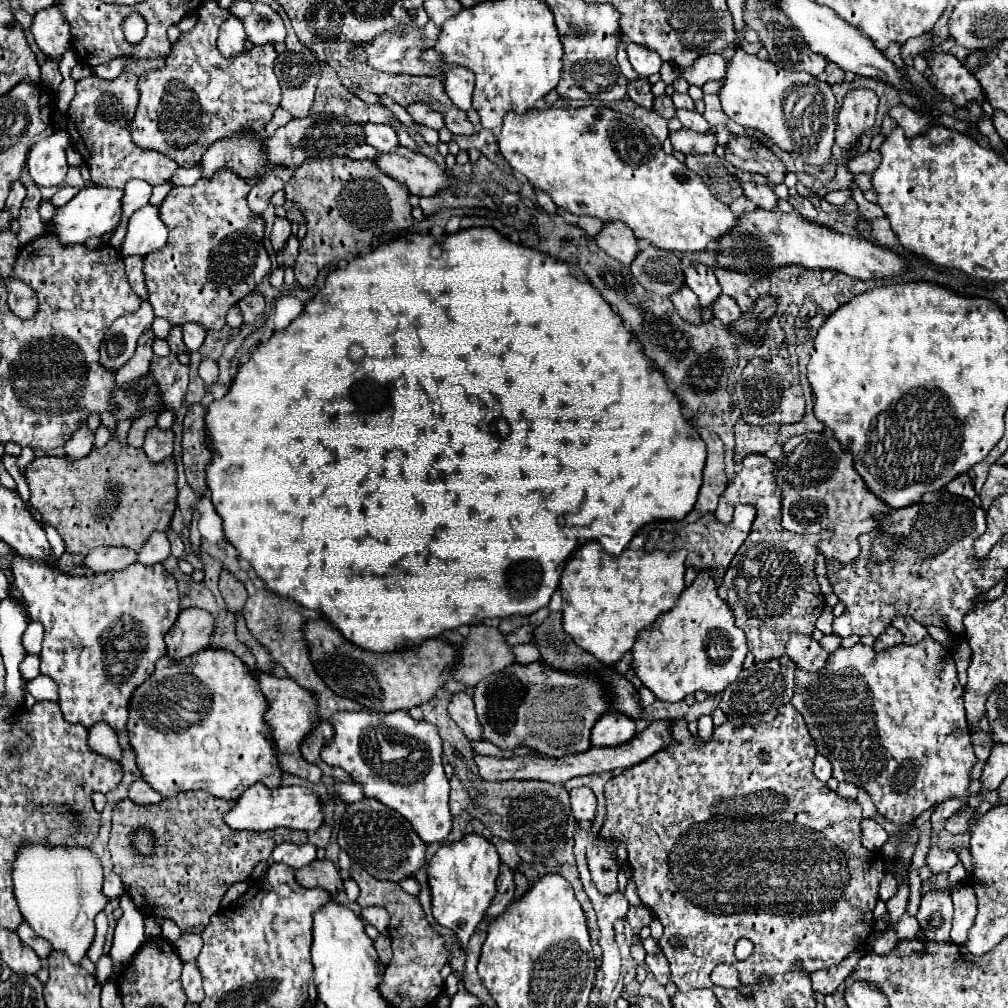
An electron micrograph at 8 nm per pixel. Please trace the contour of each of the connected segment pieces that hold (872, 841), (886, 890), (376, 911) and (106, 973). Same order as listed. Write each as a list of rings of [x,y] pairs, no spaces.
[[[863,819],[861,821],[861,831],[863,831],[863,837],[861,837],[861,843],[867,851],[875,851],[879,853],[883,843],[887,841],[887,833],[883,827],[879,827],[875,821],[871,819]]]
[[[887,872],[879,883],[879,895],[893,895],[897,891],[897,879]]]
[[[363,907],[361,915],[367,923],[371,923],[379,933],[387,933],[389,927],[389,913],[383,907]]]
[[[103,955],[103,957],[97,961],[97,971],[95,971],[95,979],[97,979],[97,983],[103,985],[103,983],[111,977],[111,973],[113,973],[111,959],[109,959],[109,955]]]

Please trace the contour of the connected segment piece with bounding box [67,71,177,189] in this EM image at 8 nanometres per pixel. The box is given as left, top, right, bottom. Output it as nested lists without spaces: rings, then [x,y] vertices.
[[[131,71],[121,73],[117,79],[107,81],[97,75],[77,81],[75,99],[67,111],[67,133],[75,151],[81,153],[83,161],[91,169],[91,179],[101,187],[123,189],[129,179],[143,179],[149,185],[161,185],[171,179],[177,169],[173,159],[155,150],[137,147],[131,139],[129,125],[139,105],[137,75]]]

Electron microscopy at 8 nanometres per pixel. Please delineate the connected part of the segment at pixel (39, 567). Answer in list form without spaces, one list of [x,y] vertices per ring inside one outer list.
[[[15,555],[13,559],[13,587],[19,589],[19,593],[23,595],[27,607],[29,607],[29,613],[33,617],[33,621],[39,621],[43,627],[45,627],[45,637],[43,637],[43,649],[41,649],[41,675],[47,675],[51,677],[57,687],[59,687],[59,707],[61,707],[61,713],[63,713],[63,719],[67,723],[81,723],[83,727],[93,727],[95,723],[107,723],[109,727],[113,727],[115,731],[119,729],[125,729],[127,725],[127,705],[129,705],[129,697],[131,693],[145,681],[149,679],[149,675],[153,673],[153,665],[159,657],[163,657],[167,653],[167,647],[165,647],[165,633],[173,627],[173,623],[177,621],[179,617],[179,593],[177,593],[177,581],[175,577],[165,571],[165,567],[161,563],[153,565],[153,567],[147,567],[147,565],[141,565],[141,563],[133,563],[129,565],[127,569],[121,569],[121,571],[113,571],[113,573],[105,573],[105,575],[81,575],[81,577],[75,577],[75,575],[63,575],[63,573],[57,573],[49,567],[45,567],[43,563],[35,563],[35,561],[27,561],[27,559],[21,559],[19,555]]]

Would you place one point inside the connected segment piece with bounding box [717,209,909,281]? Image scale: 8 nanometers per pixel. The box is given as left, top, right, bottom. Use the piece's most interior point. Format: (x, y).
(764, 239)

